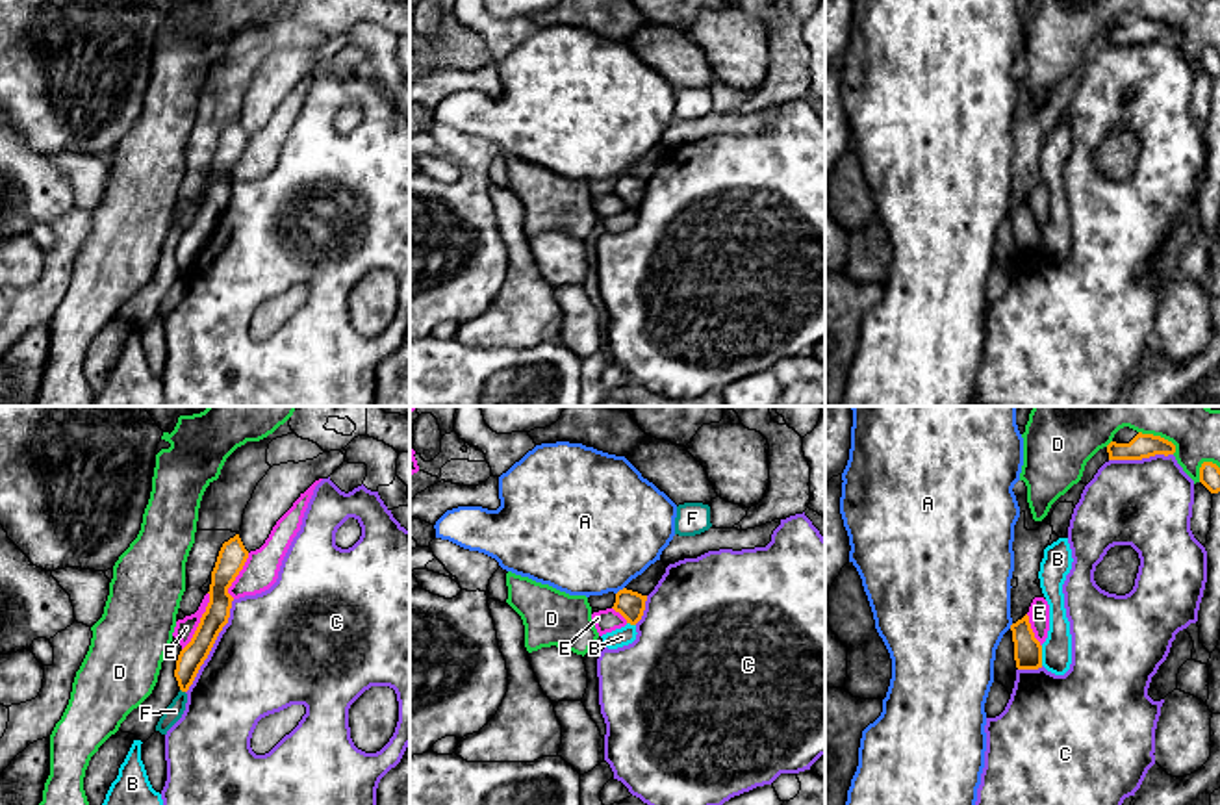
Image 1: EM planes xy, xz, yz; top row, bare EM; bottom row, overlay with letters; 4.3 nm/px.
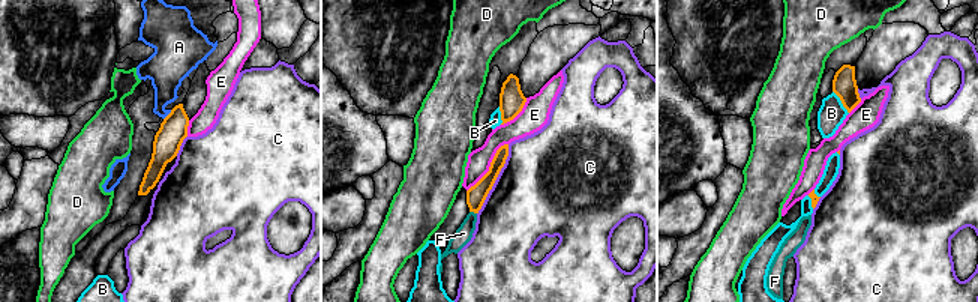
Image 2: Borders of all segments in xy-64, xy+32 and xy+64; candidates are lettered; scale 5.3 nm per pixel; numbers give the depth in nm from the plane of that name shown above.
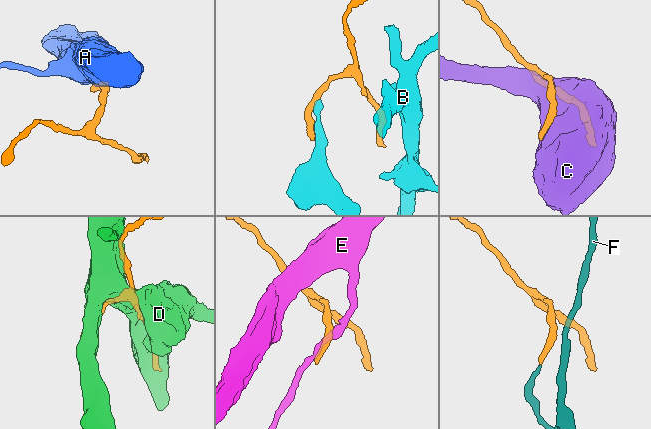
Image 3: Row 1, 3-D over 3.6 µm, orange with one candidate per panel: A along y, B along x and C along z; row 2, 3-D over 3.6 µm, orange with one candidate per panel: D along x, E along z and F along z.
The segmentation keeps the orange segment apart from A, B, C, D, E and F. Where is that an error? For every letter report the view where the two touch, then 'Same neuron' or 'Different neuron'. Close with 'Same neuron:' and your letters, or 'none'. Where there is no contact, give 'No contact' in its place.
A: Touches orange in xz. Different neuron
B: Touches orange in yz. Different neuron
C: Touches orange in xy. Different neuron
D: Touches orange in yz. Different neuron
E: Touches orange in xy. Different neuron
F: Touches orange in xy. Different neuron
Same neuron: none

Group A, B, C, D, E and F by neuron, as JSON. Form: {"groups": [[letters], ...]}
{"groups": [["A"], ["B"], ["C"], ["D"], ["E"], ["F"]]}

